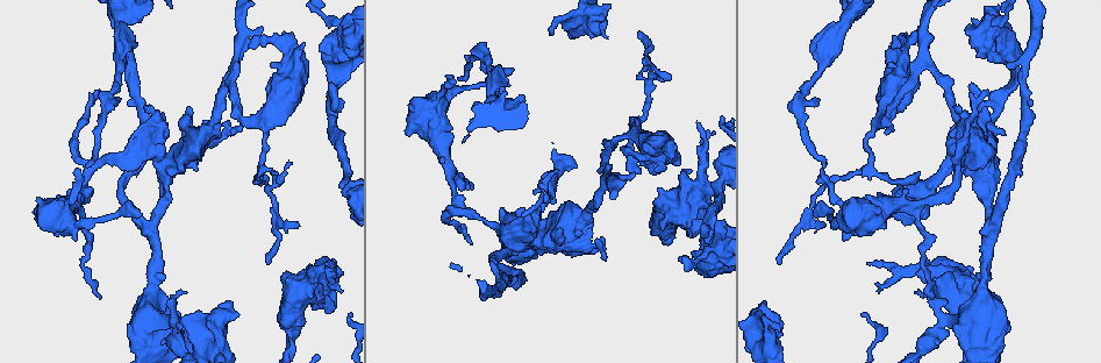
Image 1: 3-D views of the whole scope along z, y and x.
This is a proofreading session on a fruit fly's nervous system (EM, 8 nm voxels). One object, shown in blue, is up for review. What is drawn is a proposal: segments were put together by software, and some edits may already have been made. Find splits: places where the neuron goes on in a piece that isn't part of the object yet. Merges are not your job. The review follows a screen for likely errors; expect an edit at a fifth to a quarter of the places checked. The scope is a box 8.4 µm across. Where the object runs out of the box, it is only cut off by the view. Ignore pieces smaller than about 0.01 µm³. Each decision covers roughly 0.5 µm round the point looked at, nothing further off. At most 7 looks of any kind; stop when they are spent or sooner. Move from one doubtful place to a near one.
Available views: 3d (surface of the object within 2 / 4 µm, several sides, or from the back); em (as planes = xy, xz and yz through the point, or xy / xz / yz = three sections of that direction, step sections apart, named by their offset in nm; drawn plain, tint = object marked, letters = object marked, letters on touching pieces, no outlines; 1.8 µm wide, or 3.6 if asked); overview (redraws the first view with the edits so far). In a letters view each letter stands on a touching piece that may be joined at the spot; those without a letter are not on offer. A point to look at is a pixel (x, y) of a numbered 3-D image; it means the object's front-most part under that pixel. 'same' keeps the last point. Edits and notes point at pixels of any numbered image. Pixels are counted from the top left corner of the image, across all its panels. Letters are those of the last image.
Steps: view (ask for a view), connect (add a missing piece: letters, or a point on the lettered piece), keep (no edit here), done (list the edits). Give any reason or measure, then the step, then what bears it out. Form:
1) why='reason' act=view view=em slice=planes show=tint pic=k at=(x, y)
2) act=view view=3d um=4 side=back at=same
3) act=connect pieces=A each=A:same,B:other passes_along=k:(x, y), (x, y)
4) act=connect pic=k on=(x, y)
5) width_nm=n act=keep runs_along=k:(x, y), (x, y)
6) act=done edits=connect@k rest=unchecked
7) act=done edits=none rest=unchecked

act=view view=em slice=planes show=letters pic=1 at=(329, 301)

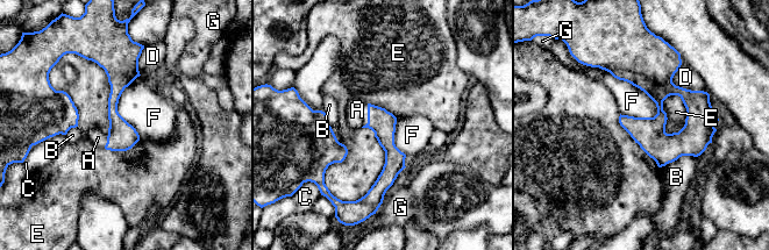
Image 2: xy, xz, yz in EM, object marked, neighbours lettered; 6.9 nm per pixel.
width_nm=180 act=connect pieces=A each=A:same,B:other,C:other,D:other,E:other,F:other,G:other found='the neuron continues'

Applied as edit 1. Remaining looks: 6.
why='abrupt turn' act=view view=em um=3.6 slice=planes show=letters pic=1 at=(296, 67)

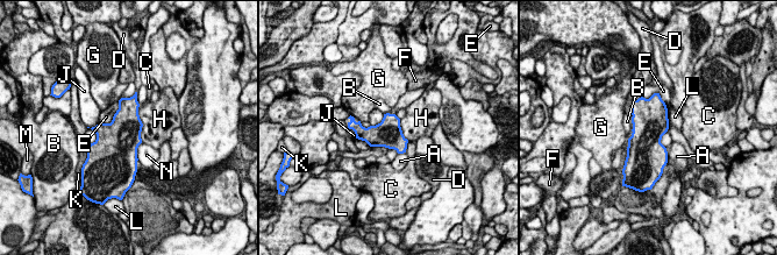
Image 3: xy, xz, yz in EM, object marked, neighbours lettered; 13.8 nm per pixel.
act=keep each=A:other,B:other,C:other,D:other,E:other,F:other,G:other,H:other,J:other,K:other,L:other,M:other,N:other border=3:(138, 105), (142, 141) found='no lettered piece goes on from it'

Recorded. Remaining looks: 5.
why='branch stops here' act=view view=em slice=xz step=8 show=letters pic=1 at=(180, 328)

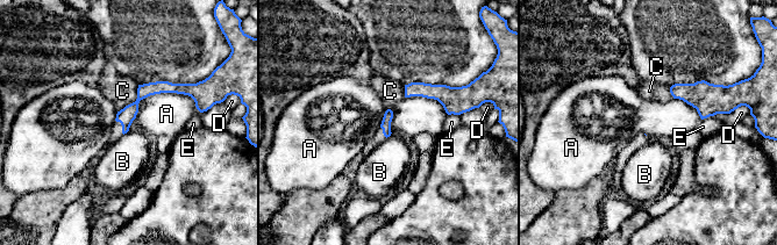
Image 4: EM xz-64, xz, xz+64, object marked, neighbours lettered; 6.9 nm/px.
why='cut it another way' act=view view=em slice=planes show=letters at=same

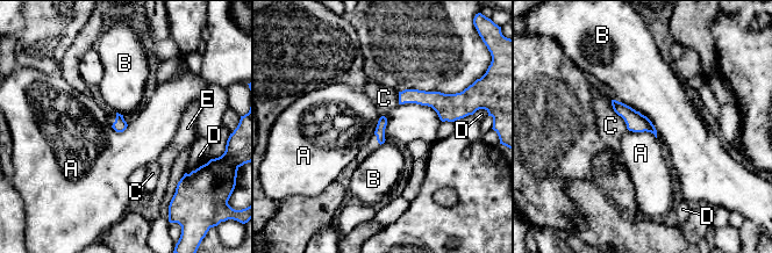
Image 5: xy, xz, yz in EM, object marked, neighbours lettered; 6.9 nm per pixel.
act=keep each=A:other,B:other,C:other,D:other,E:other border=5:(399, 103), (427, 105), (442, 121) found='none of them fits'

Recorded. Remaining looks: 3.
act=done edits=connect@2 rest=unchecked

